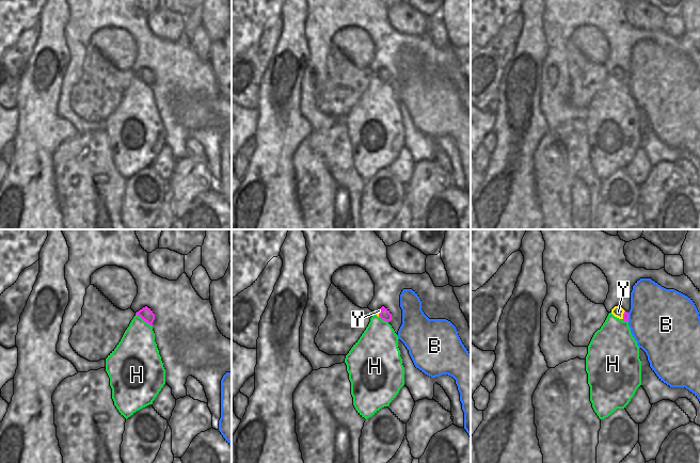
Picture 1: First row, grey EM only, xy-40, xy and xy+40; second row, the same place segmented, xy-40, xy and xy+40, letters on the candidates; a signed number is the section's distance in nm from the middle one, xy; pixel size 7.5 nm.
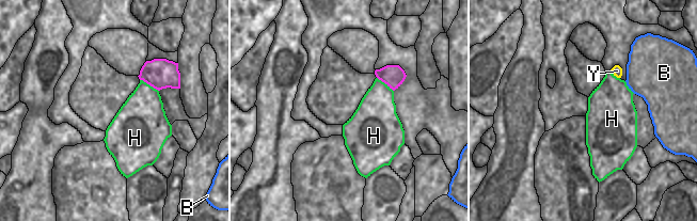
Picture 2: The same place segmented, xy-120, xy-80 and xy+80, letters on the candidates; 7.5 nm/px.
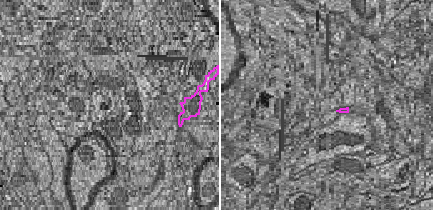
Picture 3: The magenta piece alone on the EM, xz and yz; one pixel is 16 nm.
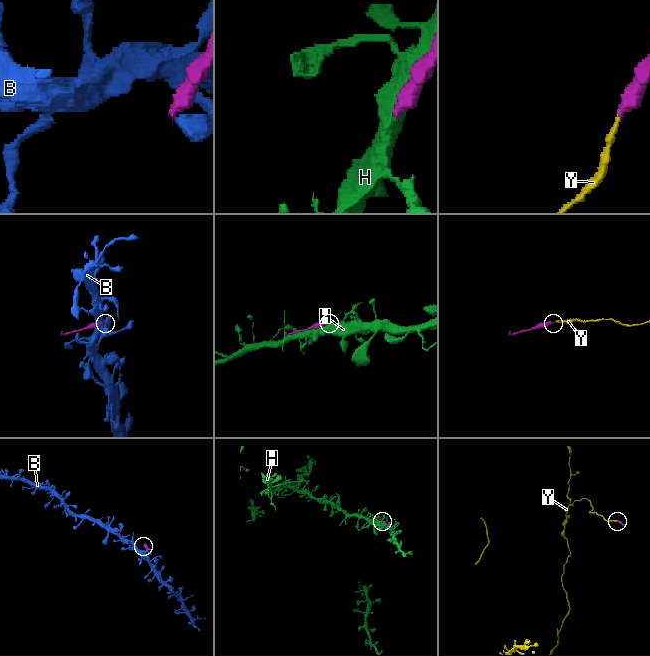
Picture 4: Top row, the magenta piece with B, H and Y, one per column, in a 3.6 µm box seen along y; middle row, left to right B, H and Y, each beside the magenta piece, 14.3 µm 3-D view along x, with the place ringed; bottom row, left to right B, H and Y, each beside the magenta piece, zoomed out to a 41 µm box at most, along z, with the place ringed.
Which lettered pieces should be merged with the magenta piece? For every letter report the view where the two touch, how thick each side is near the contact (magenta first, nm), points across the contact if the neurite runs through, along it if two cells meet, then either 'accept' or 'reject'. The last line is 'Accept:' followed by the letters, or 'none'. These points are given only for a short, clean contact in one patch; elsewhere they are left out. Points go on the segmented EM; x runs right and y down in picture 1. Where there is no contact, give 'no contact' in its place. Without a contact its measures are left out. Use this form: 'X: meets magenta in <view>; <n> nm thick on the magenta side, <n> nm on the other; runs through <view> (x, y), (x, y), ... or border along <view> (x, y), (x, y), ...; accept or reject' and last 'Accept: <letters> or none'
B: meets magenta in xy+40; 50 nm thick on the magenta side, 480 nm on the other; border along xy+40 (627, 313), (629, 320); reject
H: meets magenta in xy-40; 90 nm thick on the magenta side, 320 nm on the other; reject
Y: meets magenta in xy+40; 50 nm thick on the magenta side, 90 nm on the other; runs through xy+40 (625, 316), (623, 315), (618, 312); accept
Accept: Y

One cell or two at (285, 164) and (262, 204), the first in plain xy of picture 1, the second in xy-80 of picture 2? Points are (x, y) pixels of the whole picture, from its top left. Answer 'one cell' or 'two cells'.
one cell

